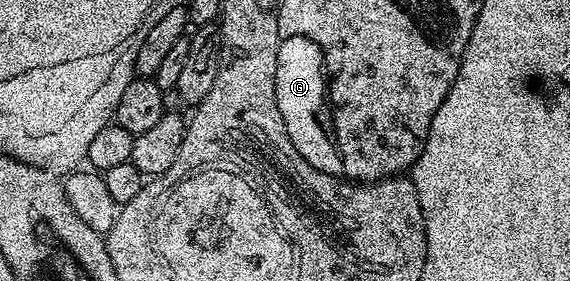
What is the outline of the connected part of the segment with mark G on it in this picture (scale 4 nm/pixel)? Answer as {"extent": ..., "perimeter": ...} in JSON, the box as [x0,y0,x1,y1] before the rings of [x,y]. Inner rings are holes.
{"extent":[275,35,341,176],"perimeter":[[[303,35],[282,37],[276,52],[275,90],[279,114],[295,150],[320,173],[341,176],[341,152],[326,125],[324,128],[319,120],[319,114],[327,104],[327,69],[322,48]]]}

